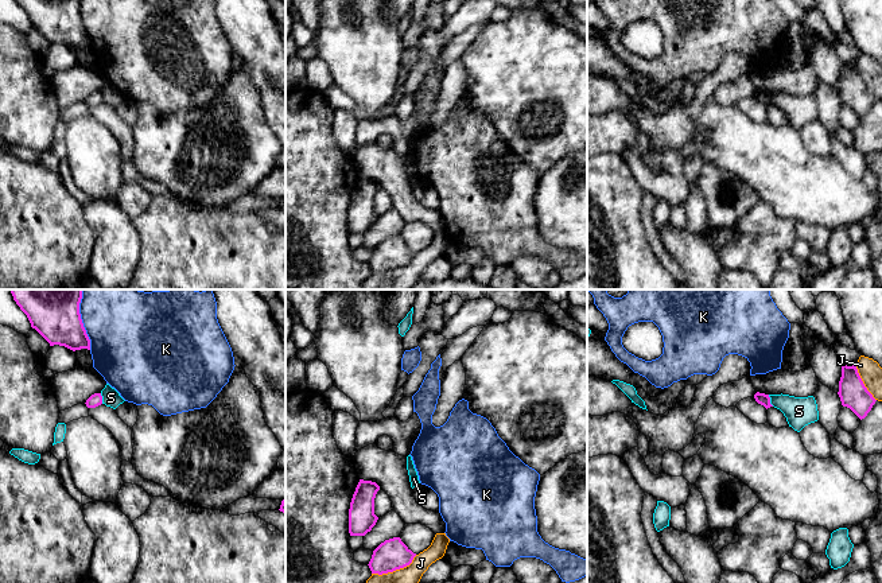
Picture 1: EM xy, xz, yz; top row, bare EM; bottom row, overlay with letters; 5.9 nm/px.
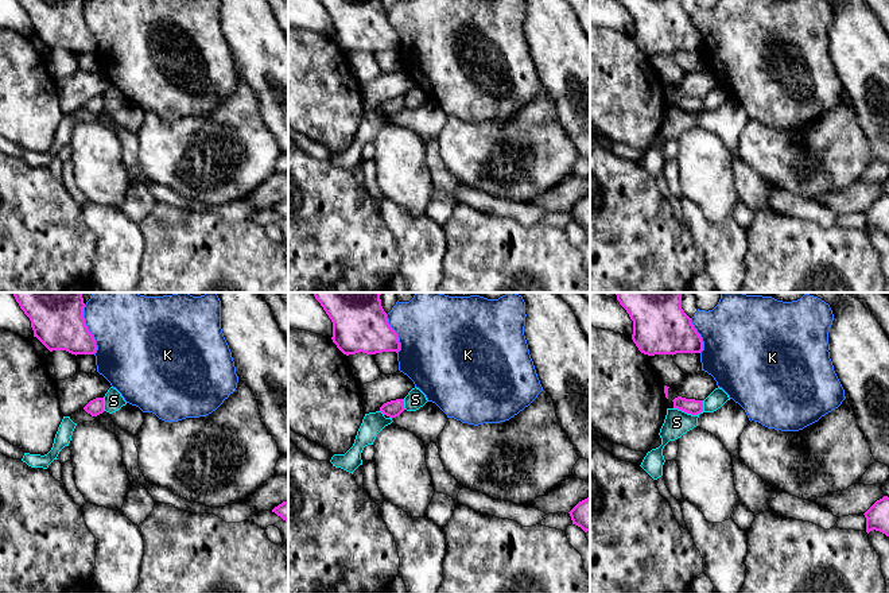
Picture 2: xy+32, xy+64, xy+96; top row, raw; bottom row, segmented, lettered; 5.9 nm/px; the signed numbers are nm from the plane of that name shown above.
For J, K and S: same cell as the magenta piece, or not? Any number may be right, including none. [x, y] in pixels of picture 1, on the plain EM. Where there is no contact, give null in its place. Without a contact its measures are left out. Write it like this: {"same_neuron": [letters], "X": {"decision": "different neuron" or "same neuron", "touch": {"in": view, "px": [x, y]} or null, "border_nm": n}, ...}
{"same_neuron": [], "J": {"decision": "different neuron", "touch": {"in": "xz", "px": [395, 268]}, "border_nm": 300}, "K": {"decision": "different neuron", "touch": {"in": "xy", "px": [82, 24]}, "border_nm": 300}, "S": {"decision": "different neuron", "touch": {"in": "yz", "px": [769, 98]}, "border_nm": 80}}

